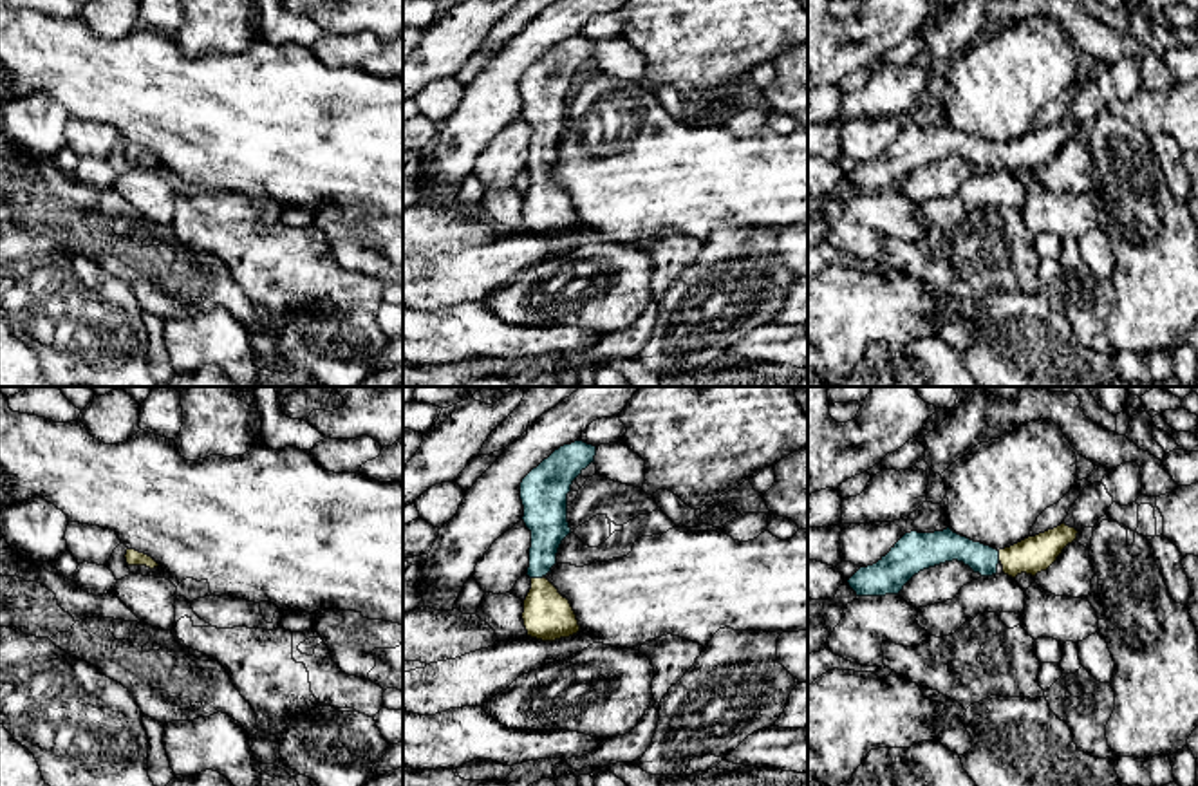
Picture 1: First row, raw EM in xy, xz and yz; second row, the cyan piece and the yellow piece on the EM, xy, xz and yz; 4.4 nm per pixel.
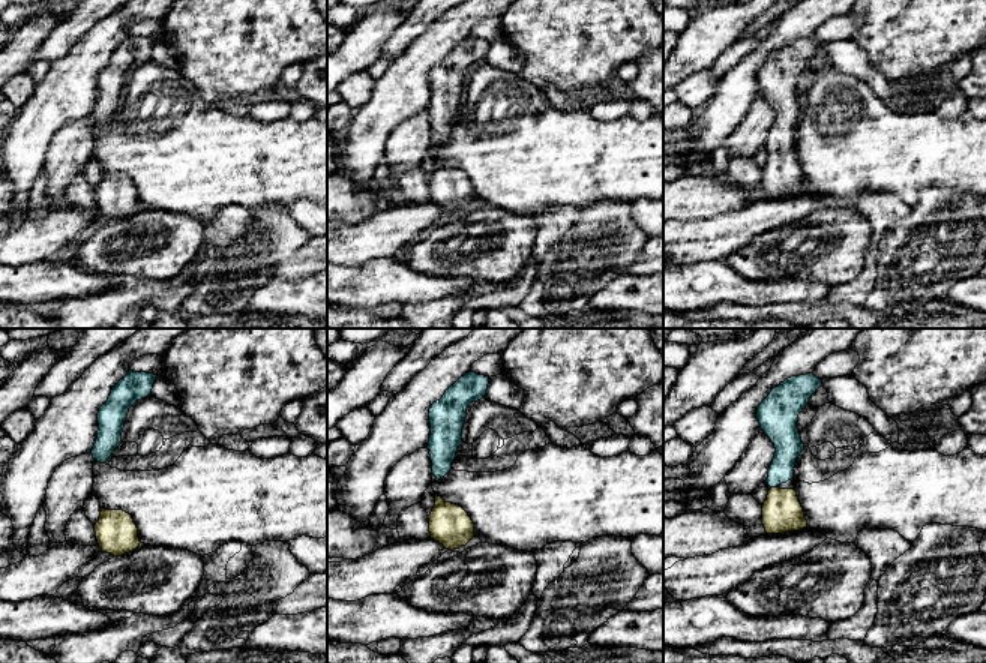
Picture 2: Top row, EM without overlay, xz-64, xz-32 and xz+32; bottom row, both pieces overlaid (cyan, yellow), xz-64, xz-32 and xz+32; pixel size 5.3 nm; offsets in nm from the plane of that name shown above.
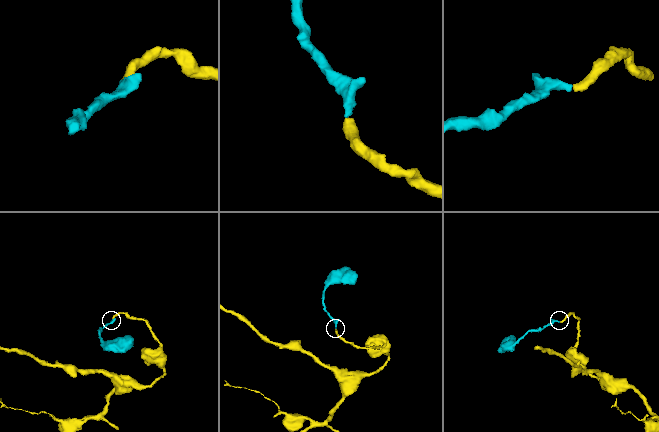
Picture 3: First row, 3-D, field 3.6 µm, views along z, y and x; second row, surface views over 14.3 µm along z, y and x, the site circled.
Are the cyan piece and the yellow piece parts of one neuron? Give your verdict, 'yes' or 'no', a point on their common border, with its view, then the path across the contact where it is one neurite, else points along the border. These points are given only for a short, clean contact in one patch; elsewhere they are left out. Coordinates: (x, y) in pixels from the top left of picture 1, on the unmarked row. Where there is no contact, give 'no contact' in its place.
yes | xz (537, 172) | across xz (548, 118), (537, 172), (548, 212)

